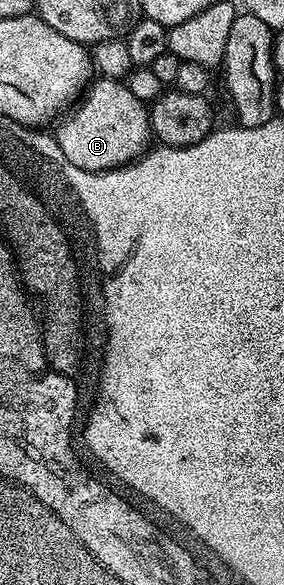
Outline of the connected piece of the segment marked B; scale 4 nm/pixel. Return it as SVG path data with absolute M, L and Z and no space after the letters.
M93 78L76 109L65 123L55 124L54 138L62 153L66 153L68 160L74 161L80 169L109 171L115 167L127 167L149 150L148 139L153 138L150 111L141 99L130 93L127 82Z

